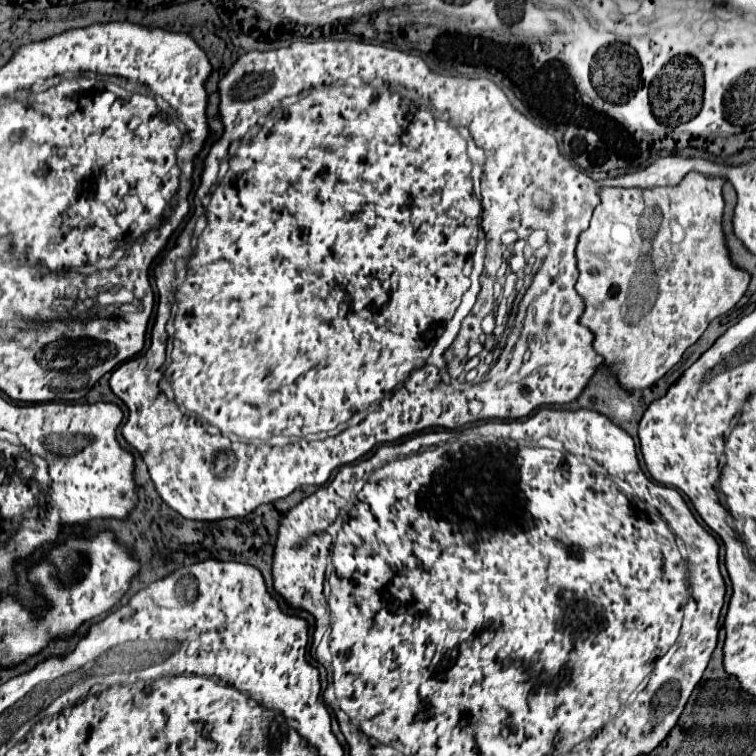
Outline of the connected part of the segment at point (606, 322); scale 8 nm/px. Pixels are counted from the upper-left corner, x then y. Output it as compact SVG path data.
M689 173L681 185L677 187L657 187L657 189L601 189L601 205L593 211L591 225L587 231L581 233L579 245L577 245L577 259L579 259L579 281L575 285L577 293L585 299L585 313L581 315L581 321L585 327L589 327L595 333L595 351L605 357L605 365L613 367L617 373L619 383L627 391L637 391L653 385L657 379L661 379L685 353L687 347L691 347L707 329L707 325L727 313L745 293L749 285L749 273L741 271L731 265L729 253L723 241L723 231L721 231L721 217L723 217L723 195L721 195L723 179L707 179L699 173Z

